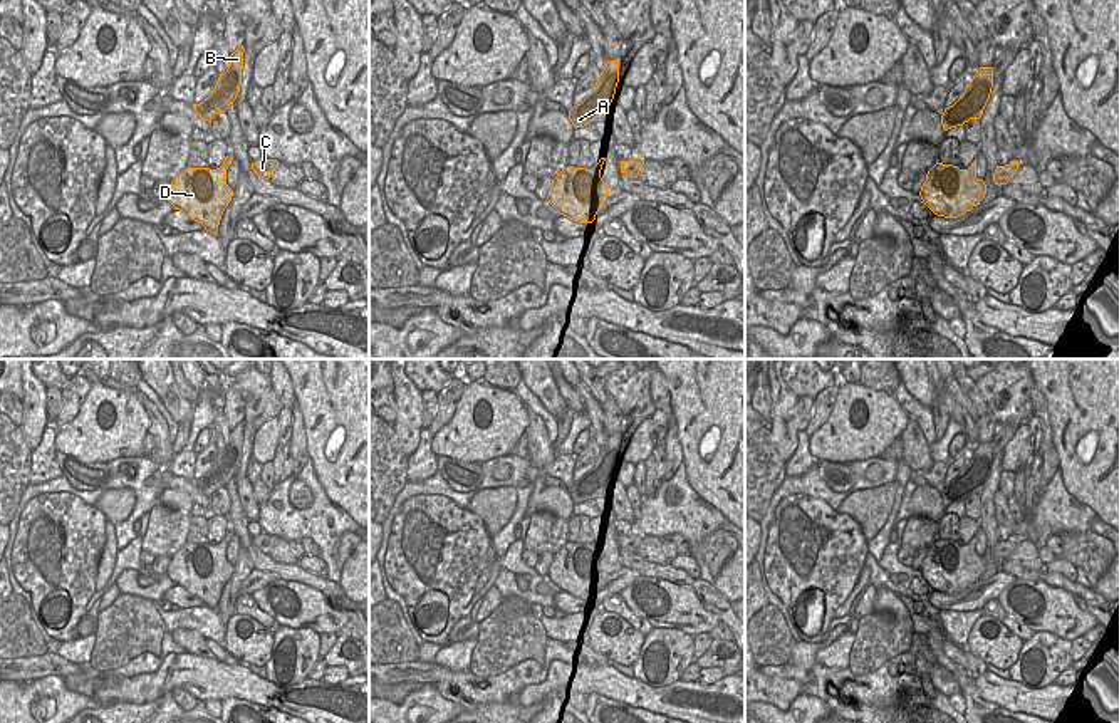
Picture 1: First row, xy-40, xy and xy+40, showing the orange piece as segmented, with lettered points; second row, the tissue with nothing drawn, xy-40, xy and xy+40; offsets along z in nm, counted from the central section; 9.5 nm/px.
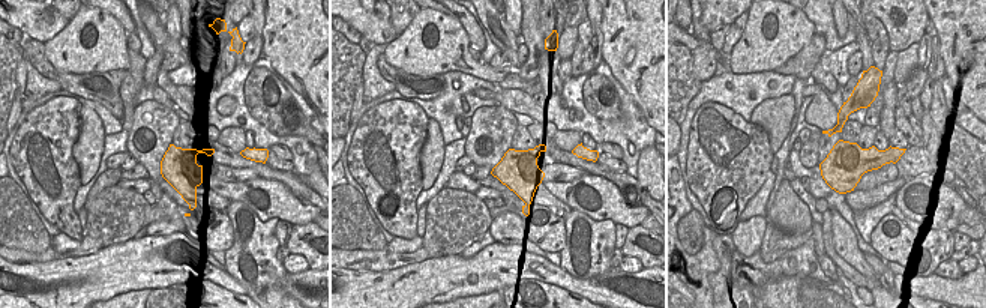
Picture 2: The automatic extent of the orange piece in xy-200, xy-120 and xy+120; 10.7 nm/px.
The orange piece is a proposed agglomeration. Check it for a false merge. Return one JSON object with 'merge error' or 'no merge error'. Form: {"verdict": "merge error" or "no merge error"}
{"verdict": "merge error"}

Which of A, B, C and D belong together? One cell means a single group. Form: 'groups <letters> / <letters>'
groups A B C / D

